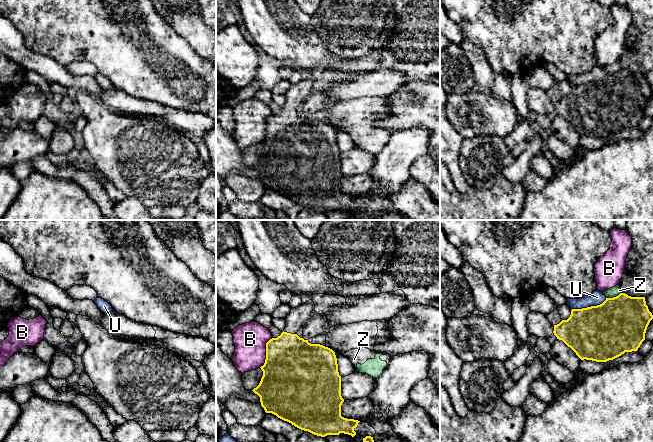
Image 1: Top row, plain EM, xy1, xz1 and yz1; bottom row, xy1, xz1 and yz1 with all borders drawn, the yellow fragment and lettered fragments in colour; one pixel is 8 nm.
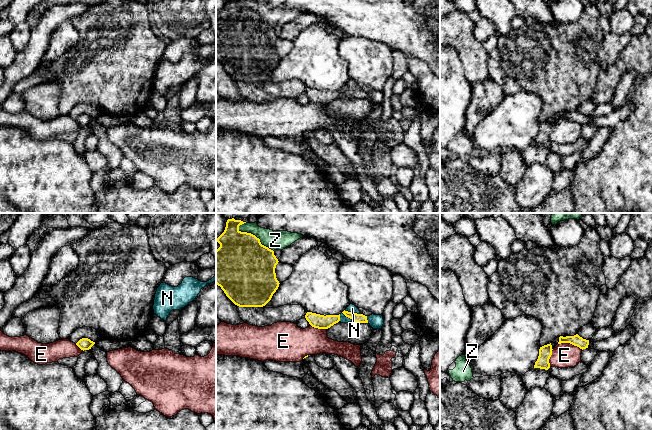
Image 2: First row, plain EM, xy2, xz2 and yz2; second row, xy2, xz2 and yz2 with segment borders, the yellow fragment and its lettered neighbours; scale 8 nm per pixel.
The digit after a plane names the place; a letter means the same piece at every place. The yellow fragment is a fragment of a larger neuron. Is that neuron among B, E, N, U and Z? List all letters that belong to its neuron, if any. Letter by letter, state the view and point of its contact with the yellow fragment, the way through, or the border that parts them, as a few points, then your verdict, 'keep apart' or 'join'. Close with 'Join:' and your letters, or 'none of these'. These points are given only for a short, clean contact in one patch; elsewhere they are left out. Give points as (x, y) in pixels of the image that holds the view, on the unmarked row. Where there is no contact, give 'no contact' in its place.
B: xz1 (266, 129) | keep apart
E: yz2 (570, 119) | along yz2 (558, 119), (571, 119), (582, 125) | keep apart
N: xz2 (351, 88) | along xz2 (344, 86), (360, 90) | keep apart
U: yz1 (589, 83) | keep apart
Z: xz2 (255, 12) | keep apart
Join: none of these

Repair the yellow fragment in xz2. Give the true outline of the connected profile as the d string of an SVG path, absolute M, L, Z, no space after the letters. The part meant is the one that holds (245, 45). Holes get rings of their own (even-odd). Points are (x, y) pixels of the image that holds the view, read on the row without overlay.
M226 0L224 8L216 15L220 20L216 26L216 60L239 83L263 83L279 63L275 49L279 37L274 27L262 21L259 14L241 8L240 1Z

